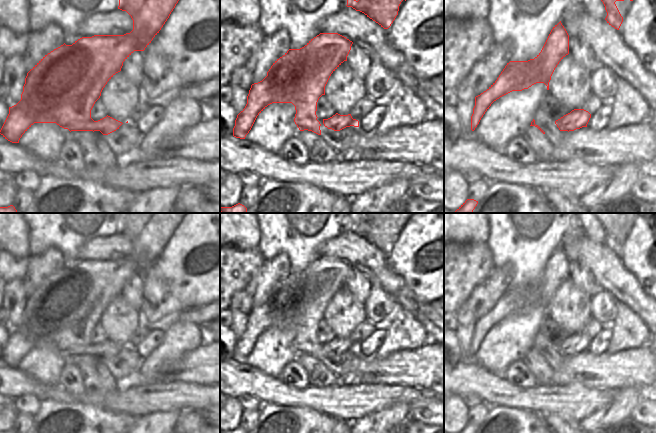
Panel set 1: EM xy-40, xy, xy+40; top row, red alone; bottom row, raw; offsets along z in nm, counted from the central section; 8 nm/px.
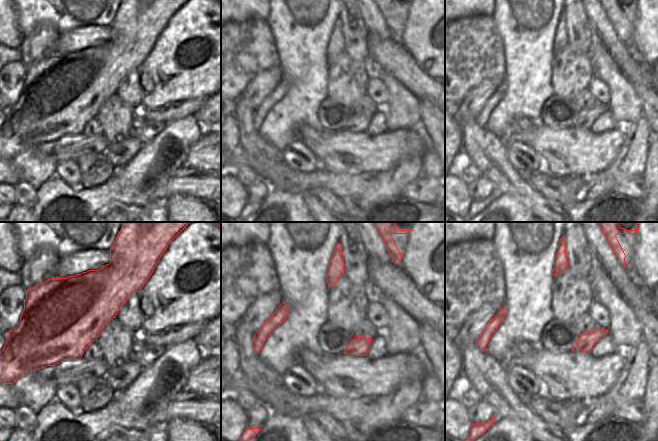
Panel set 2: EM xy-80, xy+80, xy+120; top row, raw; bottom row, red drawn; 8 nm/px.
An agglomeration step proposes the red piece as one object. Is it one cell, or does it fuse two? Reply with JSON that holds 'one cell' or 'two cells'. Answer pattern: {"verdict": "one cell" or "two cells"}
{"verdict": "two cells"}

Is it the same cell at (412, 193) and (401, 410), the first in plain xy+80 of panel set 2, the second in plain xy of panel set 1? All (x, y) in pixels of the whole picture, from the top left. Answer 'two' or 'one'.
two

